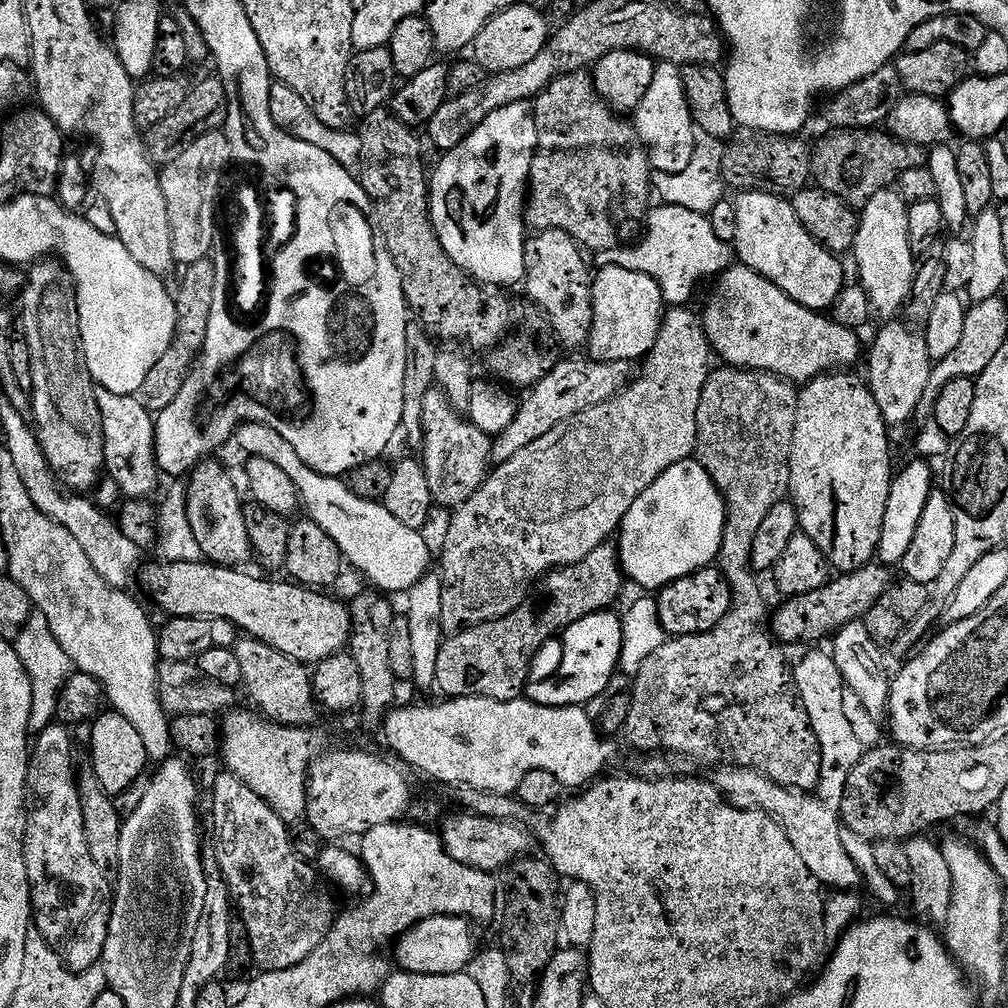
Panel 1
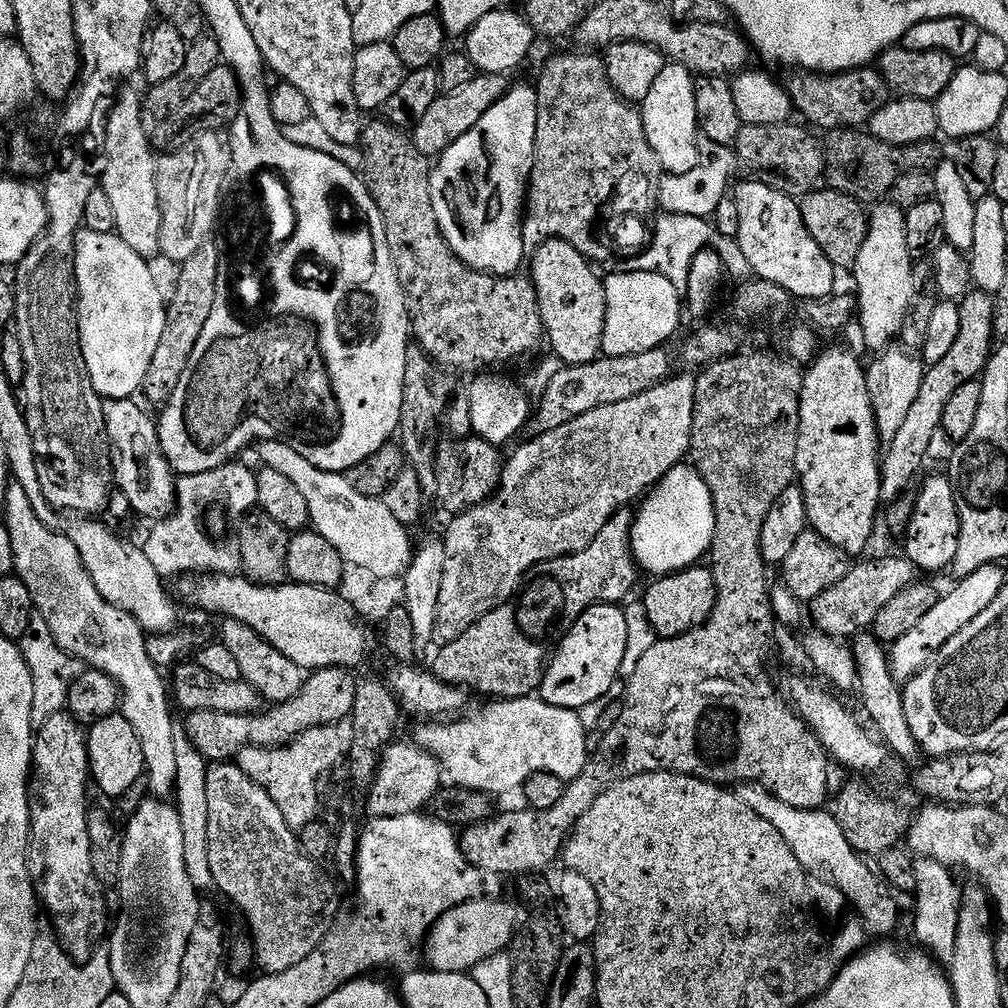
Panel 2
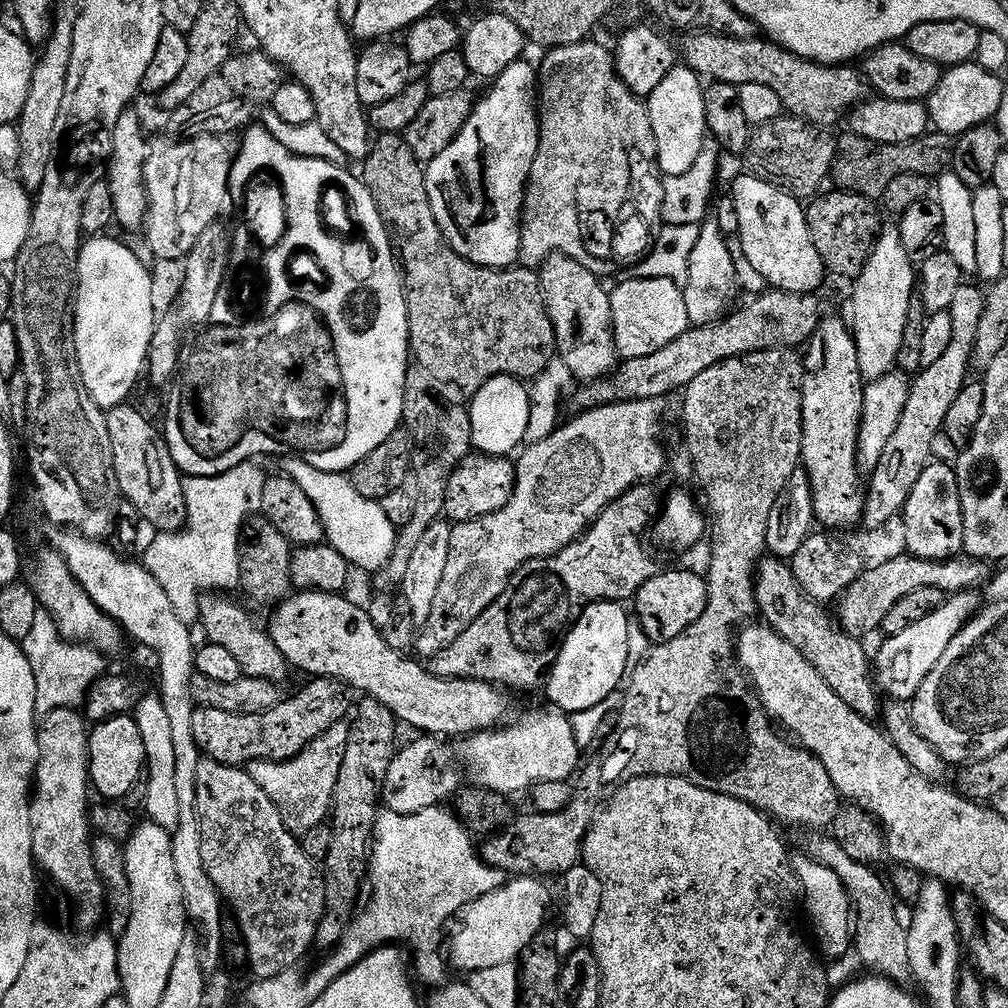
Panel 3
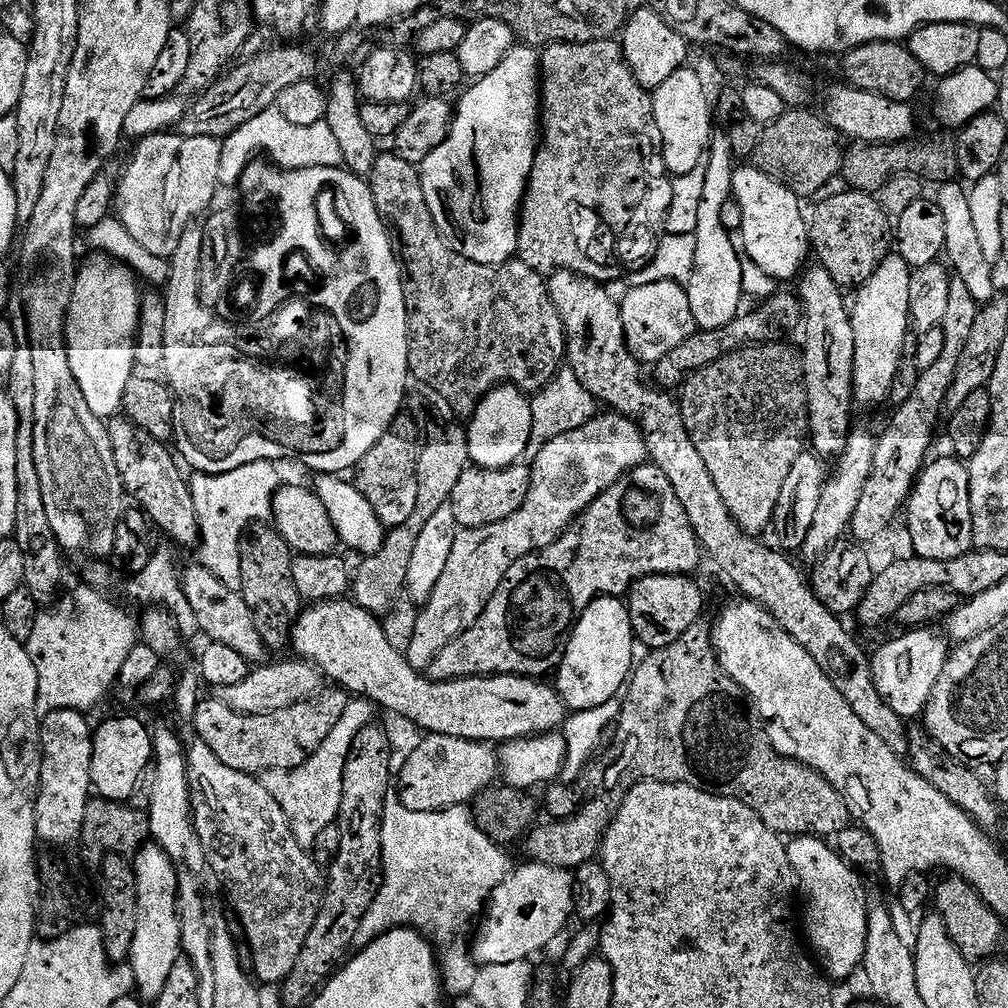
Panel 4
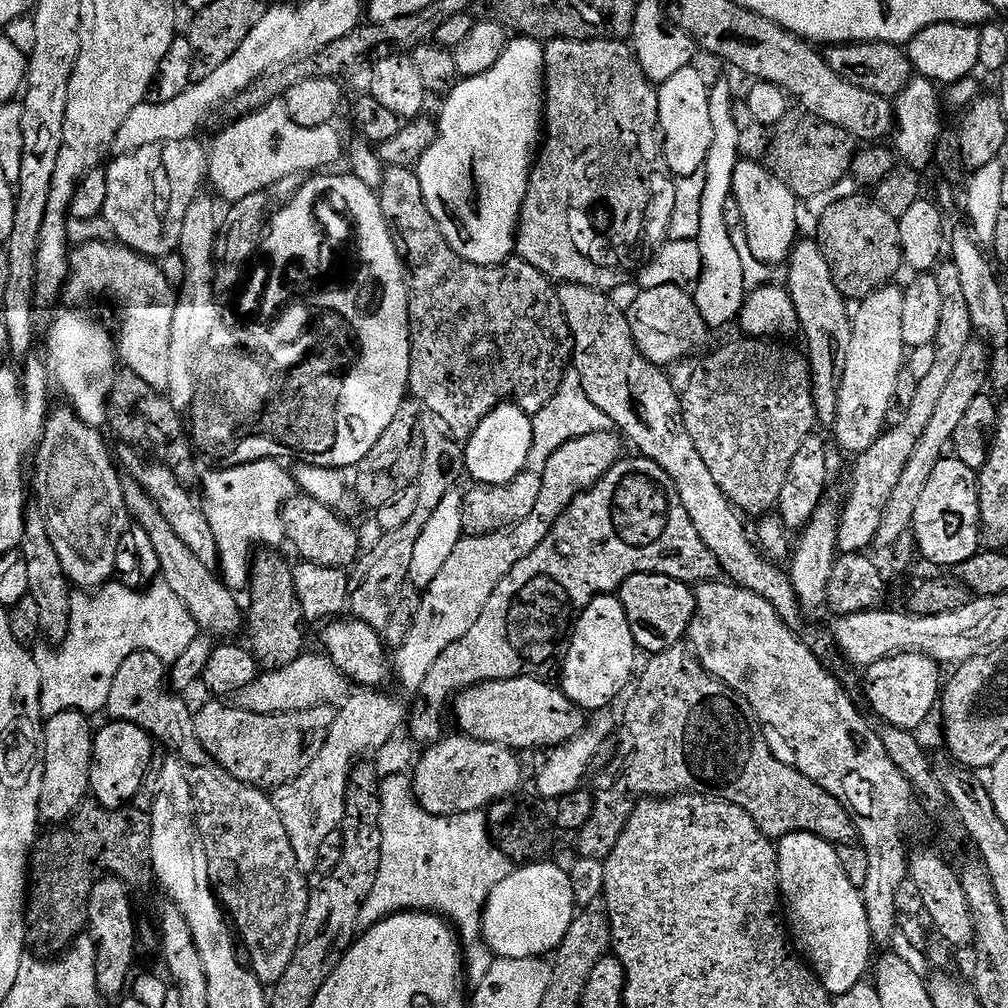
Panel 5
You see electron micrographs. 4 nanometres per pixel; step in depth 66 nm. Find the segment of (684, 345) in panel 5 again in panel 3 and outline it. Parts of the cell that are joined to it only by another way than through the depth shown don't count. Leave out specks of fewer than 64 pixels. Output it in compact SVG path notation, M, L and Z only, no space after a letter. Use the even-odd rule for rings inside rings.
M666 278L641 280L621 279L612 294L612 329L617 353L624 360L646 358L654 350L662 350L674 342L690 325L687 318L686 298L681 285Z

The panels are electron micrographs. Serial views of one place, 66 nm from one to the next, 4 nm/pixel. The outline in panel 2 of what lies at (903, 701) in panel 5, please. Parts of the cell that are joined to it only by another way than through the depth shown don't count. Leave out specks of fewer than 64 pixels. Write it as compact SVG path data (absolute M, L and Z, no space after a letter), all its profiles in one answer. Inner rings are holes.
M987 564L974 570L974 574L957 579L956 585L948 593L945 591L941 595L934 610L930 610L930 614L926 614L926 618L922 618L922 622L918 622L914 630L902 634L902 638L891 644L888 664L897 684L903 686L913 680L932 661L934 654L942 650L942 646L946 646L946 642L950 642L954 634L958 634L958 630L970 626L970 622L974 622L974 618L978 618L978 614L982 614L982 610L986 610L986 606L990 606L994 598L998 598L1000 591L1006 587L1002 569L1000 564Z

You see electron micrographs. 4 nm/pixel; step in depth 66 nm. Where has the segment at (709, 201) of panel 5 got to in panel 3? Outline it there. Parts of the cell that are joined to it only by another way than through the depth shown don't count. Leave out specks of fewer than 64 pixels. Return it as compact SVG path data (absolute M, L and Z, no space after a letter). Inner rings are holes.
M714 218L705 219L700 227L698 243L690 254L690 270L687 271L687 282L683 285L689 325L691 327L712 325L723 319L731 309L730 304L739 288L740 283L733 256L730 254L729 241Z

